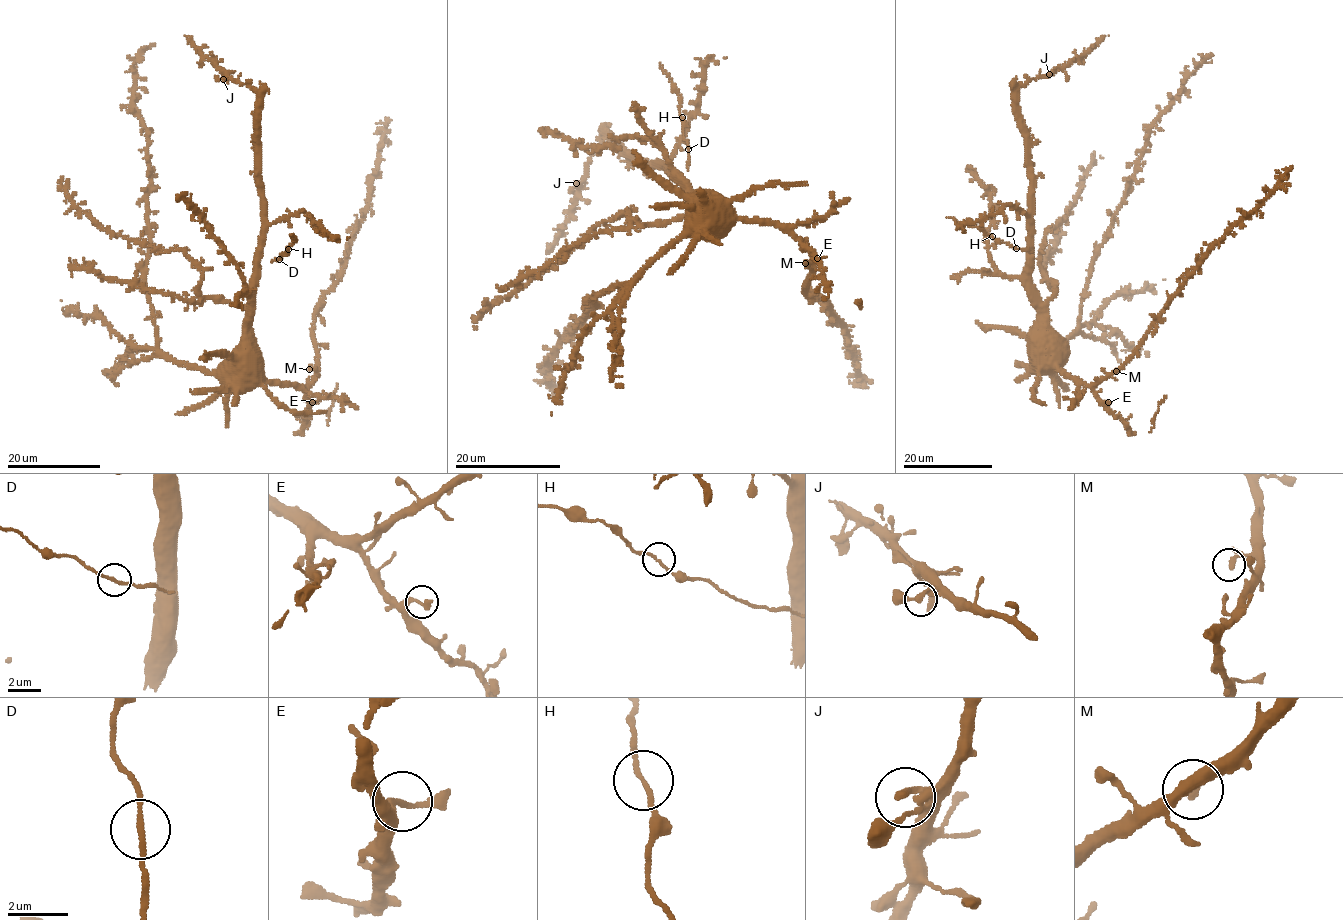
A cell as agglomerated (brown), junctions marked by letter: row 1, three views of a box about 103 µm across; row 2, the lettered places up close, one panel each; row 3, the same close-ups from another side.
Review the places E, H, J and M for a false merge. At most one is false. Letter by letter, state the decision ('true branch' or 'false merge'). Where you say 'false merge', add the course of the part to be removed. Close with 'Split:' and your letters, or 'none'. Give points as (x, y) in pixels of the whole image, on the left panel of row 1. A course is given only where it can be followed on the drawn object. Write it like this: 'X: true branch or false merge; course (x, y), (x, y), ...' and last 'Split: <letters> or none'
E: true branch
H: true branch
J: true branch
M: true branch
Split: none

